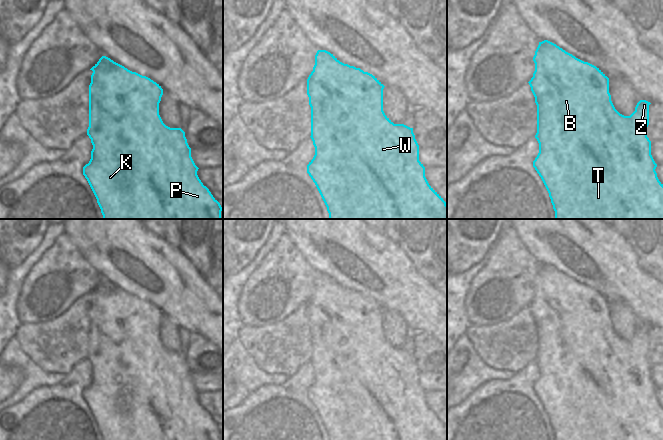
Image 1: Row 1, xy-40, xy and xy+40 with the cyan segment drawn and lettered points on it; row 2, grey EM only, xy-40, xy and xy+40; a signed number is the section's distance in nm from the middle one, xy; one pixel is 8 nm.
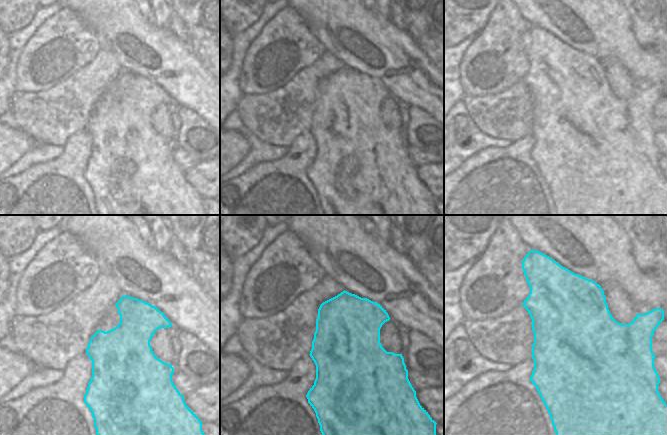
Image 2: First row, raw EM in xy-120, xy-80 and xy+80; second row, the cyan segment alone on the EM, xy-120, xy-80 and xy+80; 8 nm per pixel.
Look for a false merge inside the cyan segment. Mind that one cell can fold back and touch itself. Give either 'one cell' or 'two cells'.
one cell

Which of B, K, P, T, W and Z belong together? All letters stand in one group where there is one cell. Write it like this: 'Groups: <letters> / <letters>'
Groups: B K P T W Z

